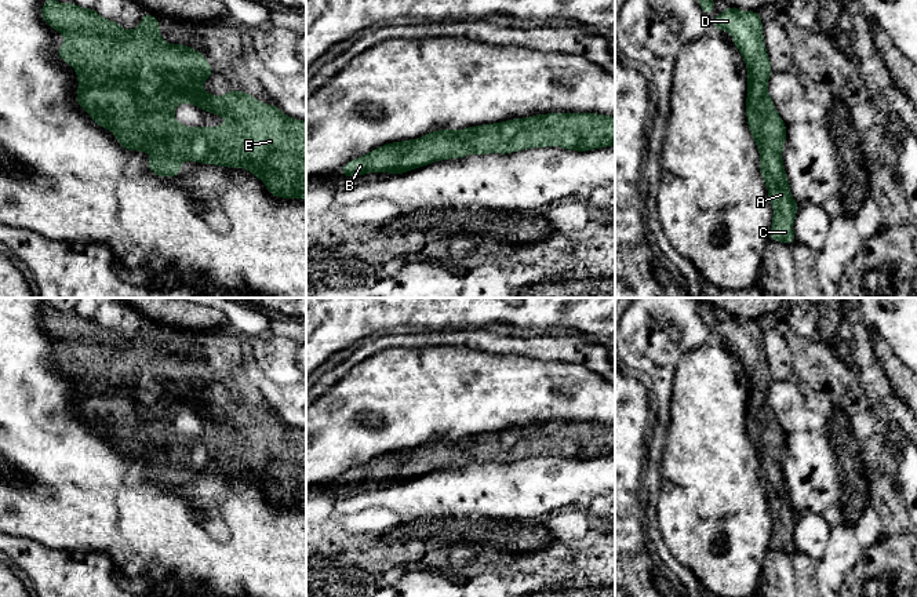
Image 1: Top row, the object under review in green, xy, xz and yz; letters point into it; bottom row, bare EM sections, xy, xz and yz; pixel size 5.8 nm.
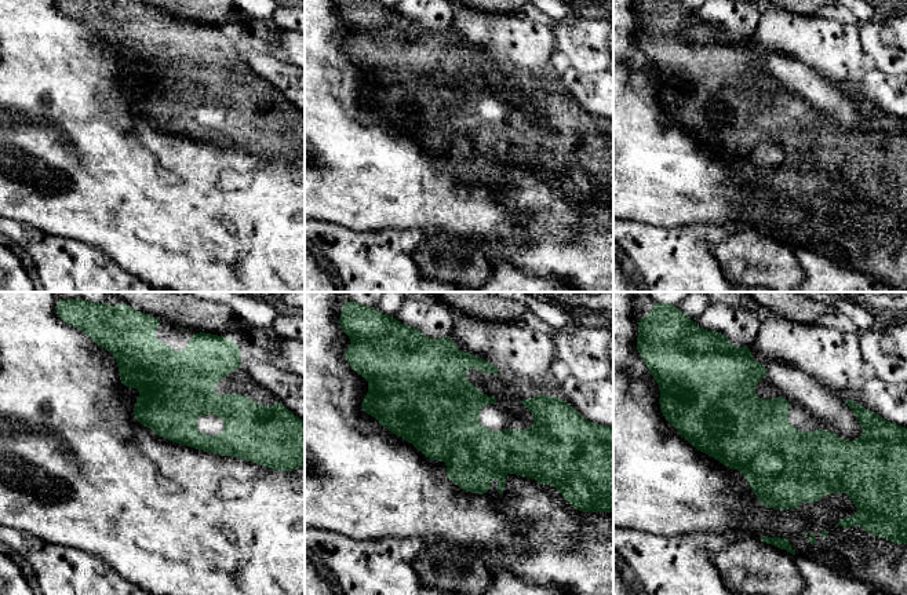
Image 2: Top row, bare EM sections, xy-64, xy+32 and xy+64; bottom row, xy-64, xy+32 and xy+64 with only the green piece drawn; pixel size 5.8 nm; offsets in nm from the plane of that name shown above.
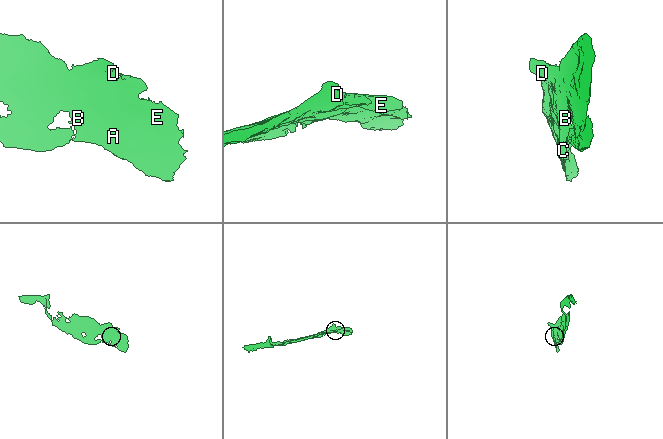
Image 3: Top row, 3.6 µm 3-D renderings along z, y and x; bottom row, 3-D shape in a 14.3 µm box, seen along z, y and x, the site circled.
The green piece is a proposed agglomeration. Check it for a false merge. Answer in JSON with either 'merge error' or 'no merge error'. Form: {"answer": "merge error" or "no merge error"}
{"answer": "no merge error"}

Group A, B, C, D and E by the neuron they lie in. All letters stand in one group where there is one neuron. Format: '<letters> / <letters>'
A B C D E

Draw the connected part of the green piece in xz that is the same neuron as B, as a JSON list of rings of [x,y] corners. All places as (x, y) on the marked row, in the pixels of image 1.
[[[546,113],[465,130],[436,130],[421,138],[379,146],[342,165],[341,176],[368,172],[404,174],[434,161],[470,153],[507,154],[531,148],[563,146],[587,152],[615,145],[615,117],[598,113]]]

